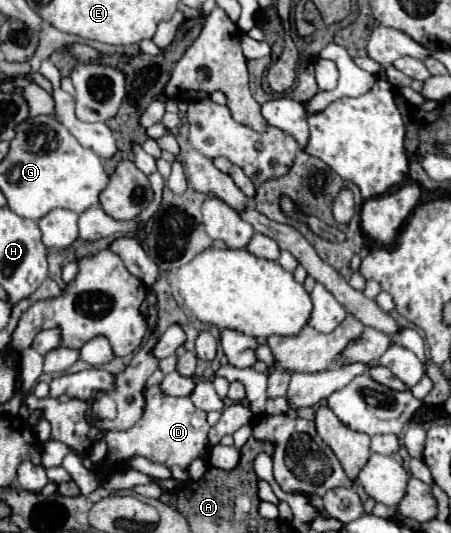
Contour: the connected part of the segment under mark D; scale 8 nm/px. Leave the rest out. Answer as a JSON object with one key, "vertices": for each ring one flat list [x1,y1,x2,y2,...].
{"vertices":[[160,385,148,387,146,395,146,409,142,419,126,429,126,431,108,431,106,433,106,443,108,443,108,461,104,463,104,469,108,473,122,471,124,461,130,459,132,455,146,457,154,463,172,467,188,467,194,459,206,455,208,447,208,421,206,421,206,411,198,409,190,397,170,397,164,395]]}

